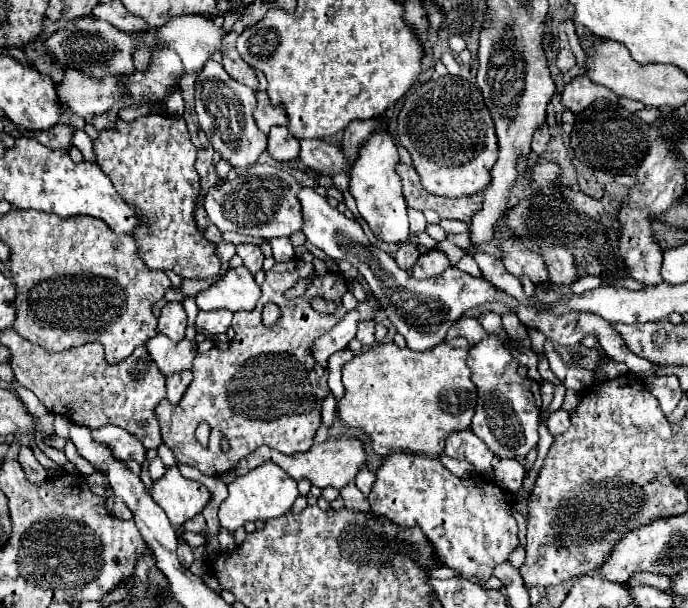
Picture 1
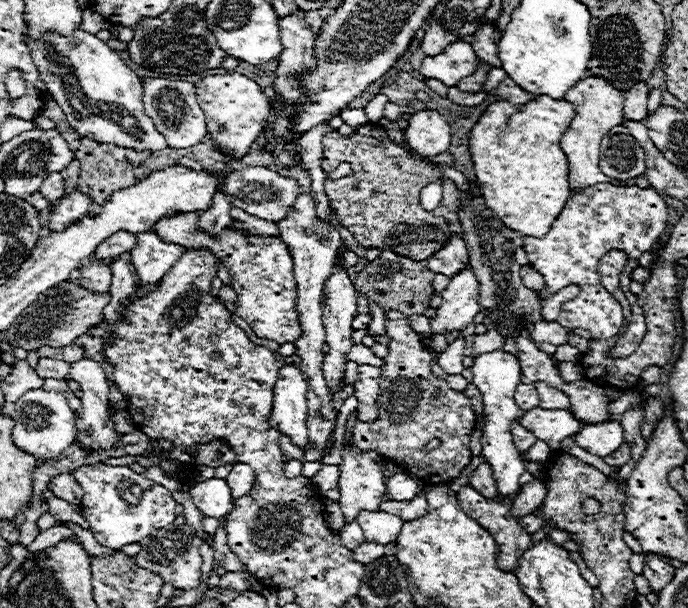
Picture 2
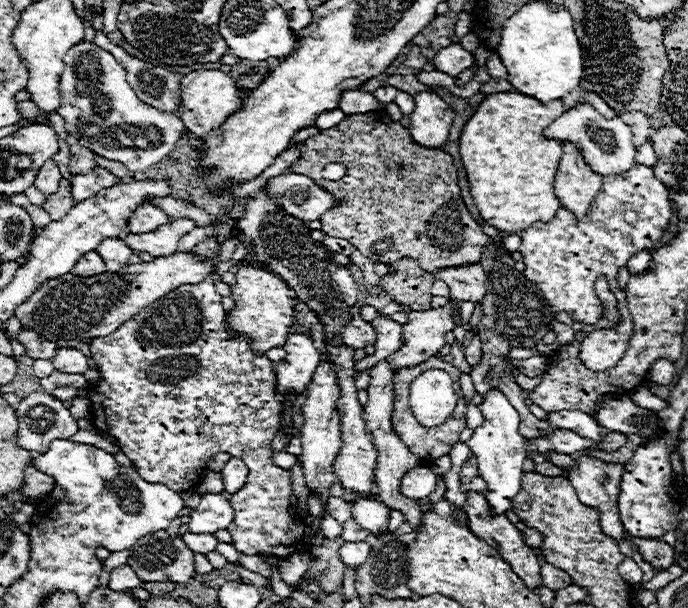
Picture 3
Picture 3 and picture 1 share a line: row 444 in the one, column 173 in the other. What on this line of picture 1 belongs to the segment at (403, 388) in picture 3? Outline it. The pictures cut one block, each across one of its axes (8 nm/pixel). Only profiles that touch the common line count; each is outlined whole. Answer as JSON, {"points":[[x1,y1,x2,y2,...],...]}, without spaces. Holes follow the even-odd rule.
{"points":[[292,258,284,264,276,262,266,272,258,308,254,308,254,312,236,312,234,314,232,328,234,328,236,336,234,336,230,348,224,352,218,348,212,348,210,352,198,354,194,358,194,372,192,372,194,380,190,384,190,388,186,390,186,396,180,400,180,404,174,406,174,404,168,404,166,400,162,400,156,408,156,416,158,416,160,428,162,428,162,440,166,446,172,448,172,452,180,464,198,468,206,476,222,476,224,472,232,470,238,464,238,460,242,460,242,456,248,456,262,444,276,448,282,454,296,454,296,452,310,450,310,446,314,442,314,432,320,426,322,400,326,398,326,392,328,392,328,384,326,384,328,370,318,368,318,364,314,364,314,360,310,360,310,344,312,344,312,340,316,340,318,336,328,332,338,322,338,316,336,314,328,316,328,314,316,312,308,304,308,300,316,294,330,296,336,302,336,306,342,306,344,292,348,292,348,286,346,286,346,280,342,274,328,272,324,276,316,276,314,266,300,258],[308,278,310,278,310,284,308,284,304,296,286,298,286,290,290,290,298,280,308,280],[268,302,274,302,280,308,280,318,272,328,262,324,262,308],[200,422,210,424,210,442,206,448,194,436,194,430],[222,432,228,436,228,442,230,442,230,452,226,452,226,454,220,450,220,434]]}

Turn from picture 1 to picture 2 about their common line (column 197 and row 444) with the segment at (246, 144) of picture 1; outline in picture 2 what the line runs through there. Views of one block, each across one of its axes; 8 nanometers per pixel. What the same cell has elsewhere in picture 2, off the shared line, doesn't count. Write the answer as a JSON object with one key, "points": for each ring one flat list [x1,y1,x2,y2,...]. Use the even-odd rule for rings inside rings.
{"points":[[82,358,82,360,70,364,70,372,68,372,66,380,78,382,80,390,84,392,84,396,80,398,82,400,82,408,76,412,76,428,78,428,76,442,80,446,88,448,88,450,94,450,94,448,112,448,116,444,116,440,120,438,120,434,116,434,112,424,108,422,106,410,108,410,108,392,110,392,110,386,106,382,104,370,98,366,98,362]]}

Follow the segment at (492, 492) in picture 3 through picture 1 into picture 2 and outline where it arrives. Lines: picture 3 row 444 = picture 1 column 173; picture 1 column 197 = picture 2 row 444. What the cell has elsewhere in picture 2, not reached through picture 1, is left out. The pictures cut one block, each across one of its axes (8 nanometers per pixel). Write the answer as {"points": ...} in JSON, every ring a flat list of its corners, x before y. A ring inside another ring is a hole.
{"points":[[504,350,488,352,488,354,474,358,472,376,474,376,472,382,478,386,478,390,482,394,482,402,484,402,486,424,482,428,482,438,480,438,482,456,492,466,492,476,496,480,500,498,506,500,520,492,518,478,520,478,520,474,524,474,524,462,520,460,520,450,516,448,516,444,512,440,512,424,520,422,522,416,526,414,514,402,514,392,516,392,516,386,520,384,520,362,516,356,512,356]]}

